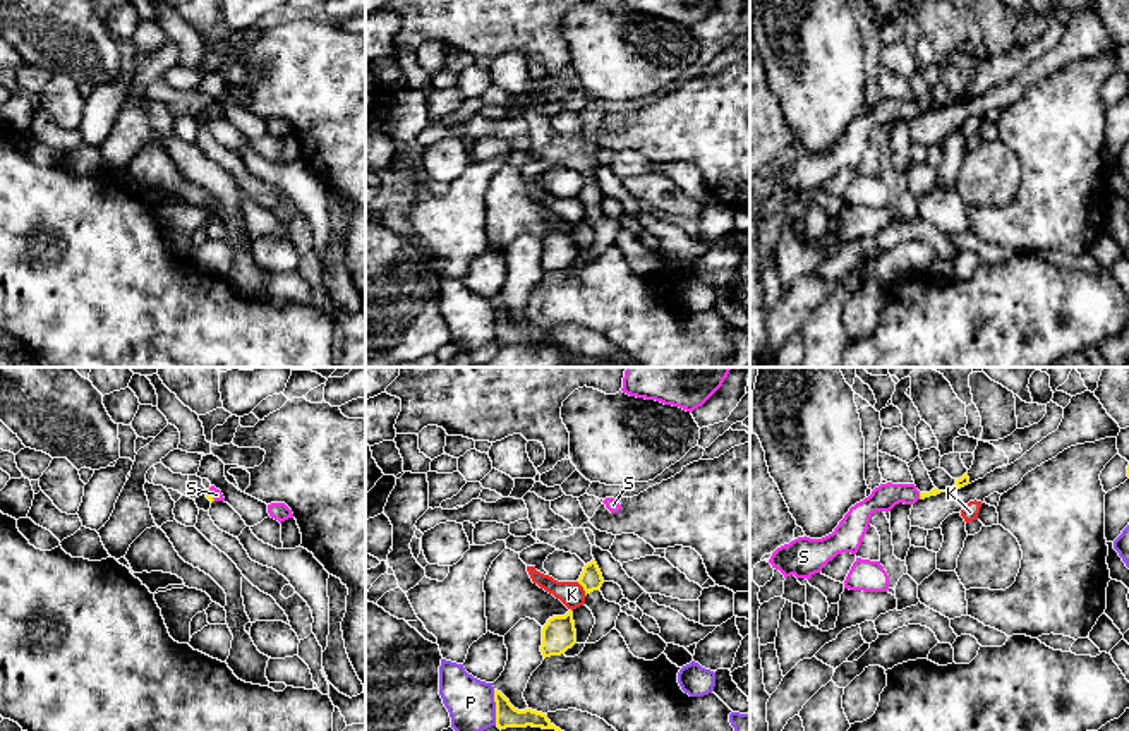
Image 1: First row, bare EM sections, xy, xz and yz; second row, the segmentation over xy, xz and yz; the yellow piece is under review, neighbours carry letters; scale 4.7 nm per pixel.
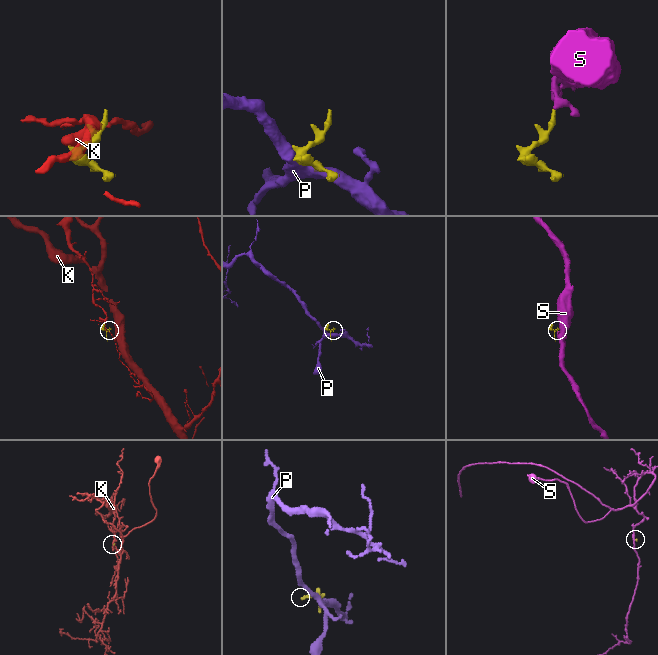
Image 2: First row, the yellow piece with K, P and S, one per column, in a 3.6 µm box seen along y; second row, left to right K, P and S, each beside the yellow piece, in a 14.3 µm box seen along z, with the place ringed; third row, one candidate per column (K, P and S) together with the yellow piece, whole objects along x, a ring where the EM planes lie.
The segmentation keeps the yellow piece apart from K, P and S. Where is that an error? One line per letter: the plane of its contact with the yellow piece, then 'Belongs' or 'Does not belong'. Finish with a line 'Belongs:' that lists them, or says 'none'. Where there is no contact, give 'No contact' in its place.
K: Touches yellow in xz. Does not belong
P: Touches yellow in xz. Does not belong
S: Touches yellow in xy. Belongs
Belongs: S

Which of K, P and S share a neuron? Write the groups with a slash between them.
K / P / S

